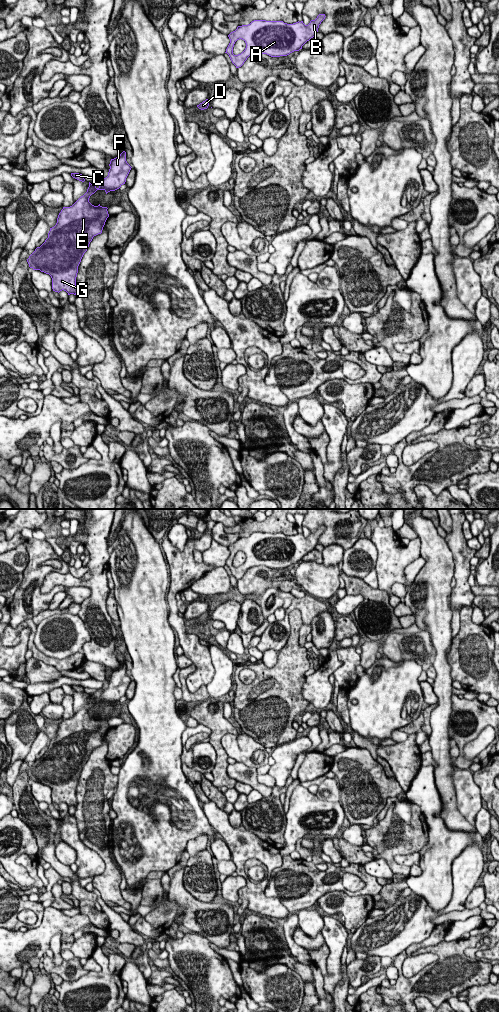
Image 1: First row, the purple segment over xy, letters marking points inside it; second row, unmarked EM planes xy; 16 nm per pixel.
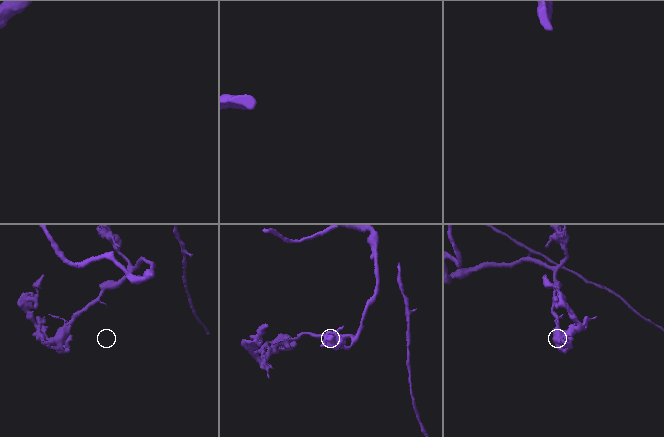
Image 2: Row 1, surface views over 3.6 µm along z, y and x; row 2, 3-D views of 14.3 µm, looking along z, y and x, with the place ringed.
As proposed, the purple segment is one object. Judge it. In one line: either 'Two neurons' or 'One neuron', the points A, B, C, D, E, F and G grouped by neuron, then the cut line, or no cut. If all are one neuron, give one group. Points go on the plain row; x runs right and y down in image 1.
Two neurons. Groups: A B D E F G / C. Split along xy (96, 700), (87, 704)

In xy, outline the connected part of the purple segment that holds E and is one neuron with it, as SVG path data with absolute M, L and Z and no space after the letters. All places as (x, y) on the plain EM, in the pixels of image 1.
M123 663L118 669L111 671L110 673L110 681L108 684L108 688L103 691L102 695L98 700L96 700L93 704L86 704L83 708L81 708L72 718L63 719L61 724L58 727L57 735L54 739L50 740L48 745L48 750L45 754L35 761L35 763L29 768L27 774L29 779L33 782L40 782L46 786L49 786L52 790L52 801L55 804L60 804L62 802L66 803L68 807L77 805L76 798L76 789L78 785L78 778L81 774L81 771L84 765L87 763L90 754L93 749L101 746L103 739L107 730L109 729L107 719L102 719L100 716L98 718L94 718L89 714L89 710L92 706L94 706L97 702L104 702L106 706L110 703L115 703L119 701L126 694L126 690L131 682L131 678L126 673L126 664Z

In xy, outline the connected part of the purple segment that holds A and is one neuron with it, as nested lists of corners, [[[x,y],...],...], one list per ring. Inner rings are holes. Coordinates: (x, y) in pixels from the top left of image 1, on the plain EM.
[[[319,526],[308,537],[303,533],[287,536],[283,533],[254,532],[248,537],[238,538],[228,547],[230,555],[225,565],[236,580],[241,579],[247,570],[254,566],[287,568],[302,561],[302,558],[315,548],[325,529],[325,526]],[[239,551],[245,553],[246,560],[241,566],[234,567],[233,559]]]

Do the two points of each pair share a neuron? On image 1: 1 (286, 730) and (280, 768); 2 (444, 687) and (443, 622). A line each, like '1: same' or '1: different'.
1: different
2: same

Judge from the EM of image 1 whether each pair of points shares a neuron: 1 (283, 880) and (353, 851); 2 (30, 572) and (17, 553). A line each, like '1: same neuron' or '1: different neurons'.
1: different neurons
2: different neurons

